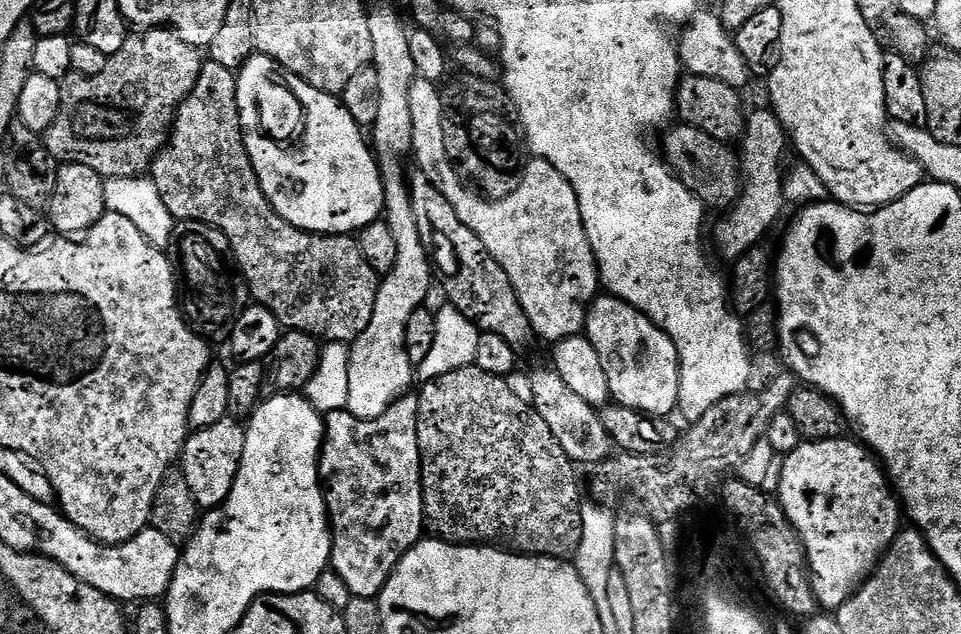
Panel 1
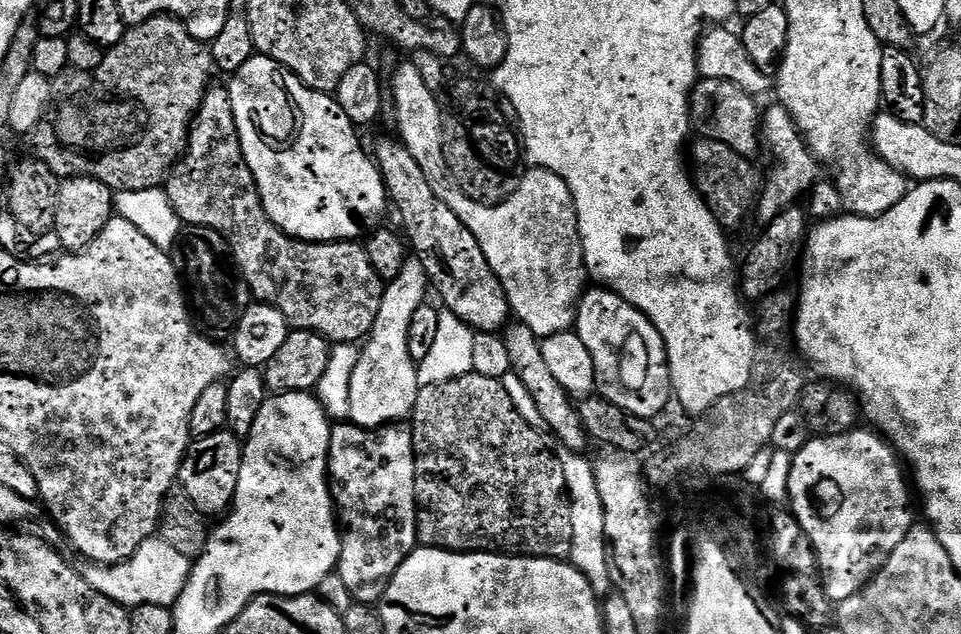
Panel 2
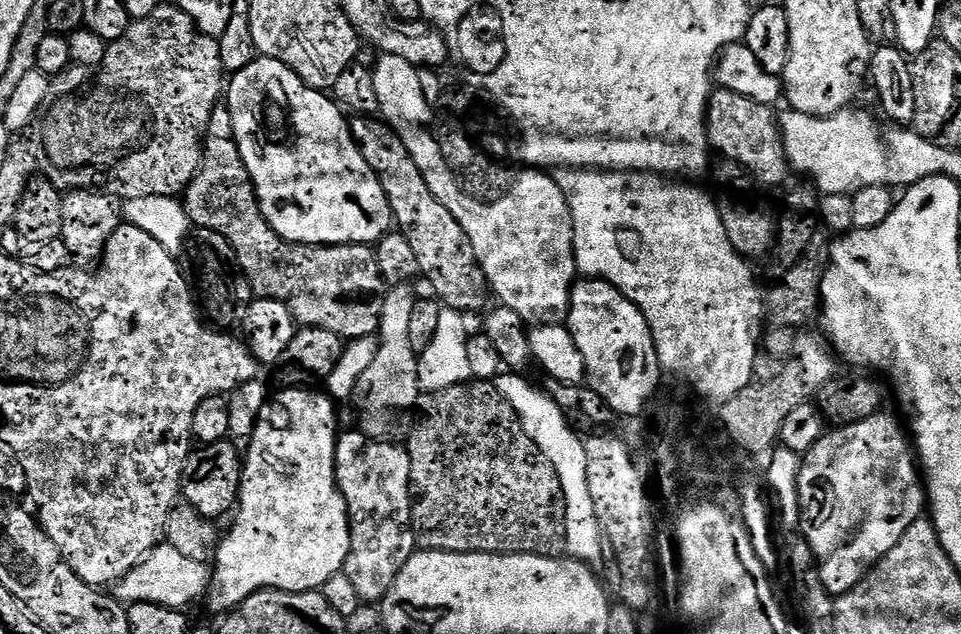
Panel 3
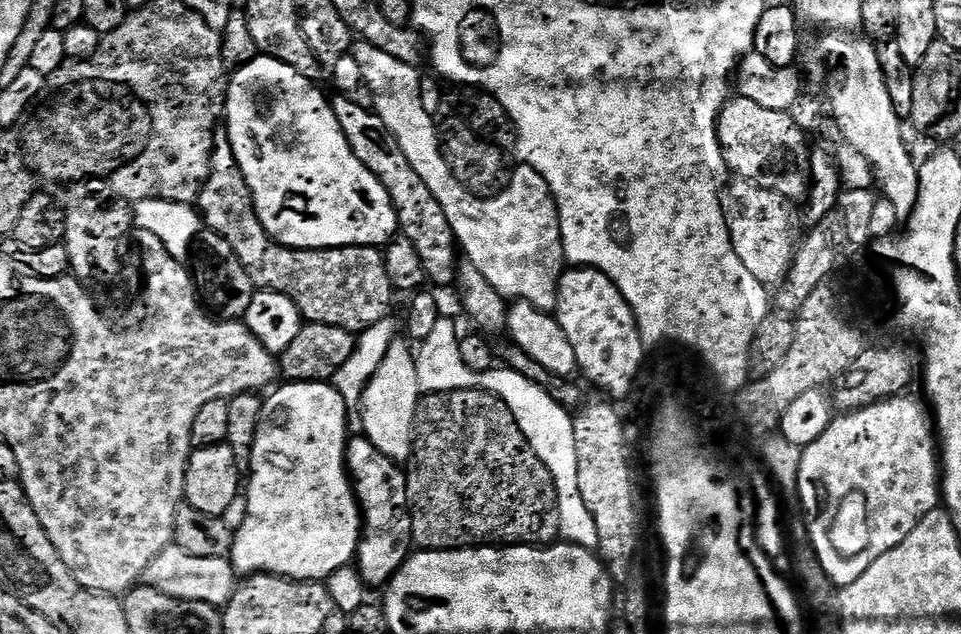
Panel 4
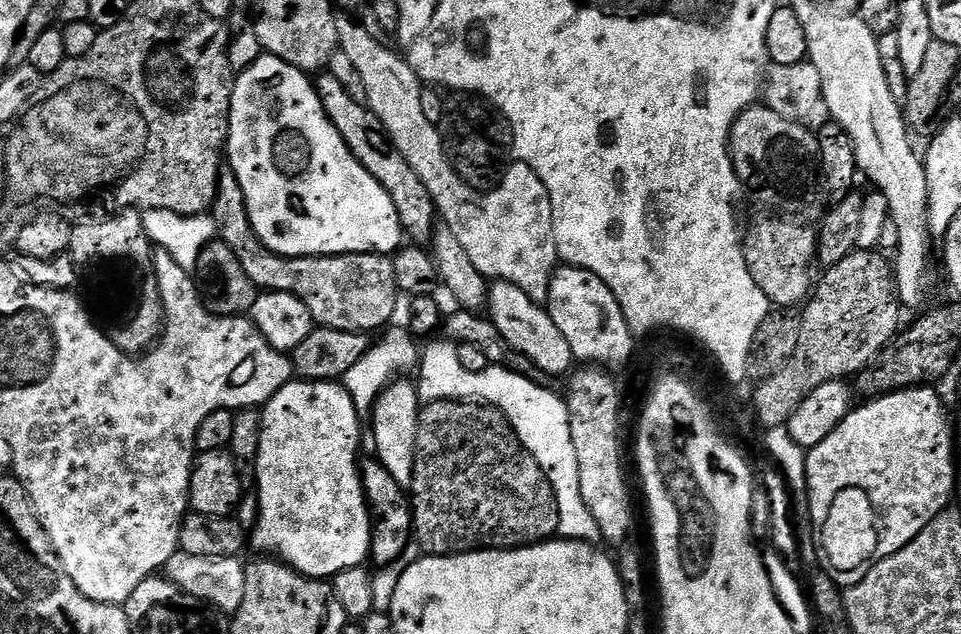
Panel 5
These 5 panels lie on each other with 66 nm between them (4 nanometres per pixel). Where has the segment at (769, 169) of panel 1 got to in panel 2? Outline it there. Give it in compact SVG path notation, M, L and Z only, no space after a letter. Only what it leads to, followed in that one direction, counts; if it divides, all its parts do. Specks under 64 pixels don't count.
M772 102L769 108L763 109L760 117L760 139L763 147L768 148L772 160L776 165L768 172L768 181L763 181L762 191L758 196L758 216L760 212L761 225L769 224L783 208L791 208L796 200L805 195L812 185L817 183L816 176L822 171L821 165L808 149L808 143L800 133L800 127L794 122L794 118L779 102Z

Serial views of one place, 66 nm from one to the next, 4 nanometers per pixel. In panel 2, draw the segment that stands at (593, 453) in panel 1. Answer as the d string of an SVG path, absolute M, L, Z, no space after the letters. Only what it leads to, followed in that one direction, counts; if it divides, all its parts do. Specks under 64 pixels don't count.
M512 322L503 329L504 345L506 354L510 354L510 366L512 367L511 375L517 376L530 390L530 398L534 398L534 406L538 406L543 425L552 430L551 435L561 440L563 446L569 452L583 453L584 447L590 444L588 431L584 429L584 423L580 417L580 409L577 401L558 384L554 375L550 374L549 367L546 366L545 359L542 356L541 337L530 330L530 326L519 322Z

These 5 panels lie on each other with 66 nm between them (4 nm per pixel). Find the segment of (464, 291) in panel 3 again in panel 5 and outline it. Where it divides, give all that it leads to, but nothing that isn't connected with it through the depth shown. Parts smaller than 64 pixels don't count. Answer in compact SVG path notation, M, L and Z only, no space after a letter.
M331 70L321 71L315 77L314 83L330 122L338 130L338 134L342 134L342 142L346 142L350 154L374 178L374 182L378 182L378 186L382 186L382 190L390 194L390 202L394 202L394 210L398 210L403 235L411 243L427 245L438 220L436 203L430 198L430 190L426 190L422 178L418 178L418 174L414 174L414 169L410 167L410 162L402 158L402 154L396 149L382 122L372 113L371 108L367 104L354 102L354 98L346 94L342 82L334 78Z

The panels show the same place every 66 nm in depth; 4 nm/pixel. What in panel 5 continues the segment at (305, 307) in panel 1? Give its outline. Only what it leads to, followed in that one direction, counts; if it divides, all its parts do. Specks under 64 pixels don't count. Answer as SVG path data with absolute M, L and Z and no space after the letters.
M230 170L221 171L220 174L220 181L216 183L216 197L214 198L214 202L212 203L212 207L210 209L210 215L212 217L212 221L216 223L216 234L219 239L223 240L226 246L230 246L230 250L234 250L234 254L238 258L238 262L242 262L242 270L246 270L246 278L250 278L250 282L254 282L256 284L257 289L263 290L265 292L285 292L286 294L294 294L298 298L302 298L302 302L306 302L306 310L310 310L310 314L312 315L313 321L321 328L333 328L334 330L346 330L347 332L366 332L369 334L375 333L375 328L383 329L385 326L383 324L388 324L392 320L392 315L396 312L396 296L398 297L398 289L396 287L396 279L394 278L394 266L392 265L391 259L387 255L384 254L377 254L374 252L348 252L345 256L279 256L276 252L272 252L264 245L264 243L256 237L254 234L254 230L252 229L252 223L250 222L250 218L248 217L248 211L246 210L246 200L244 195L242 194L242 190L238 186L238 180Z

